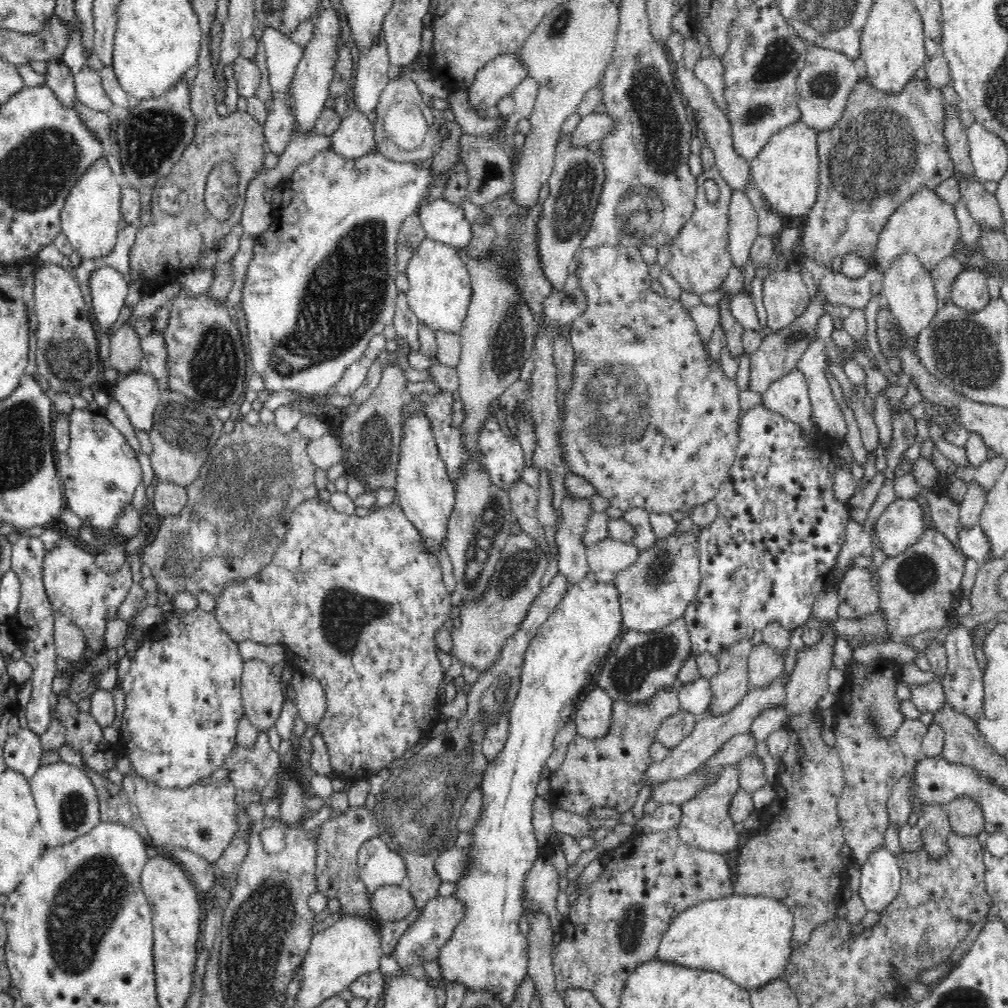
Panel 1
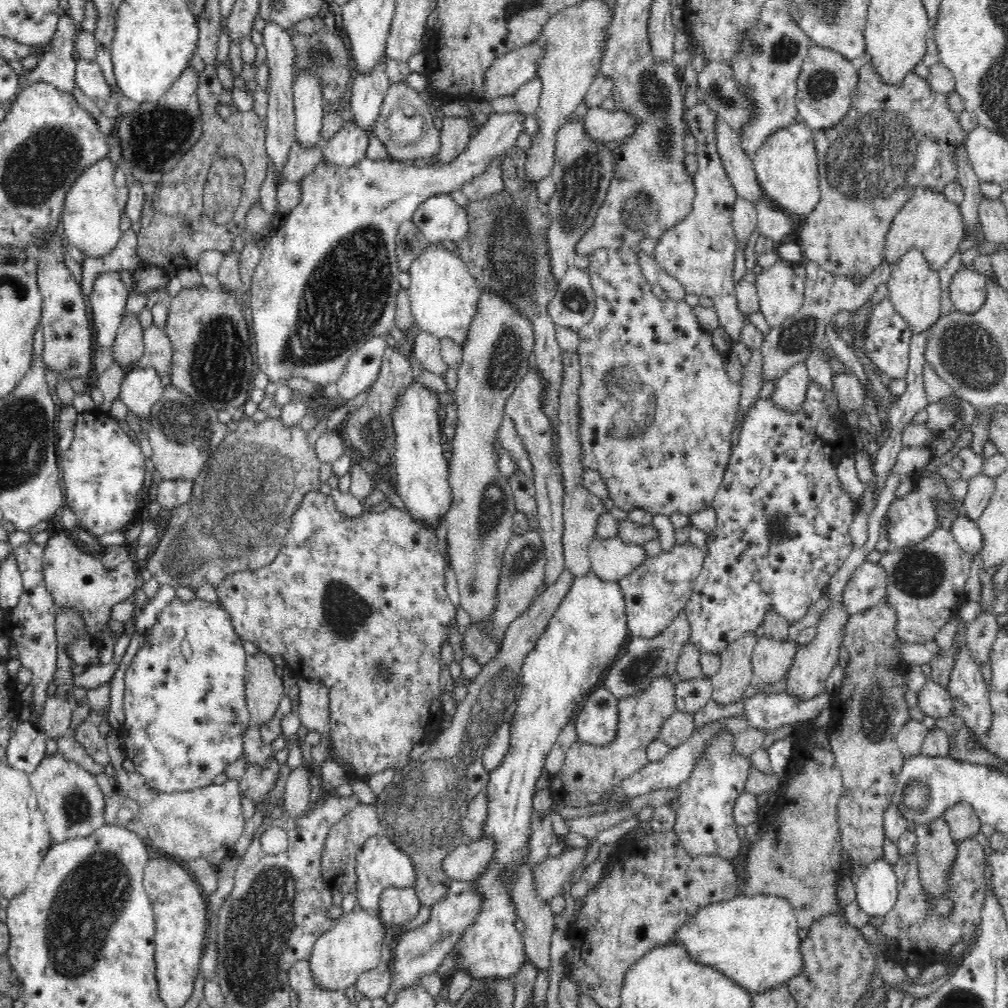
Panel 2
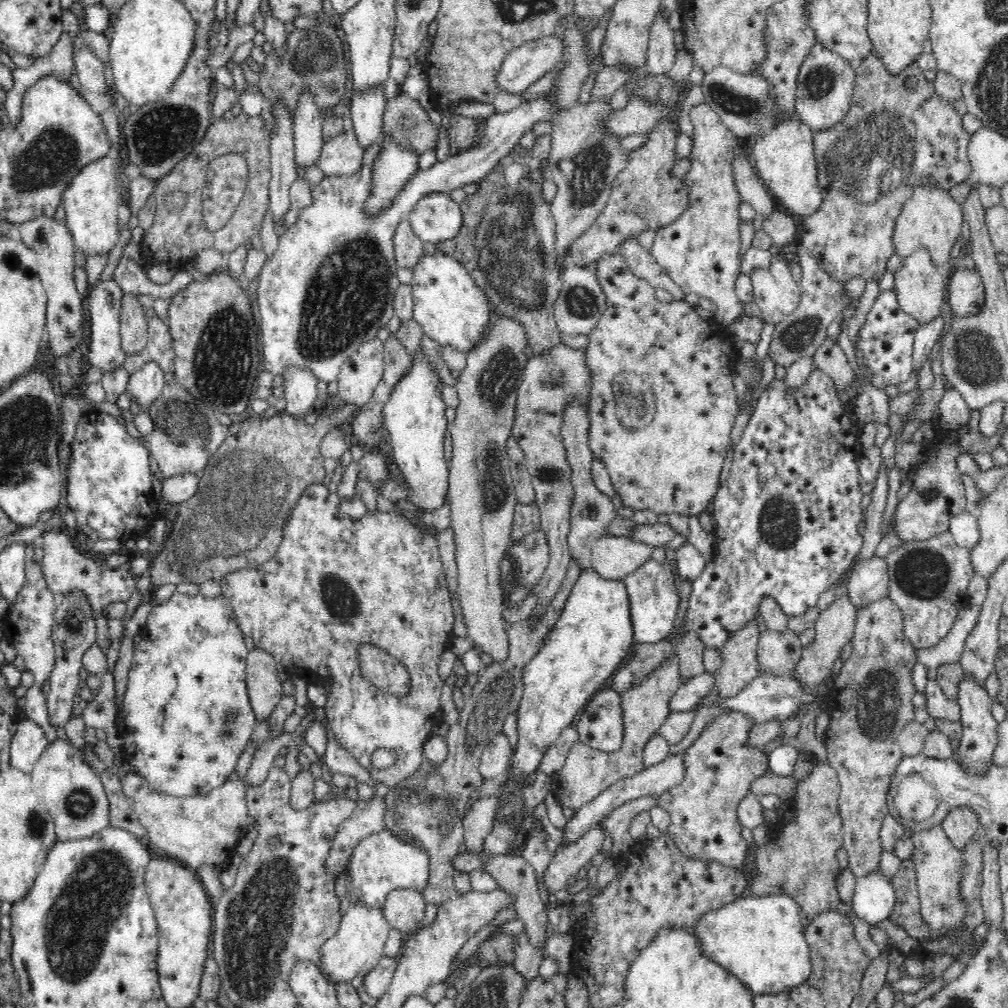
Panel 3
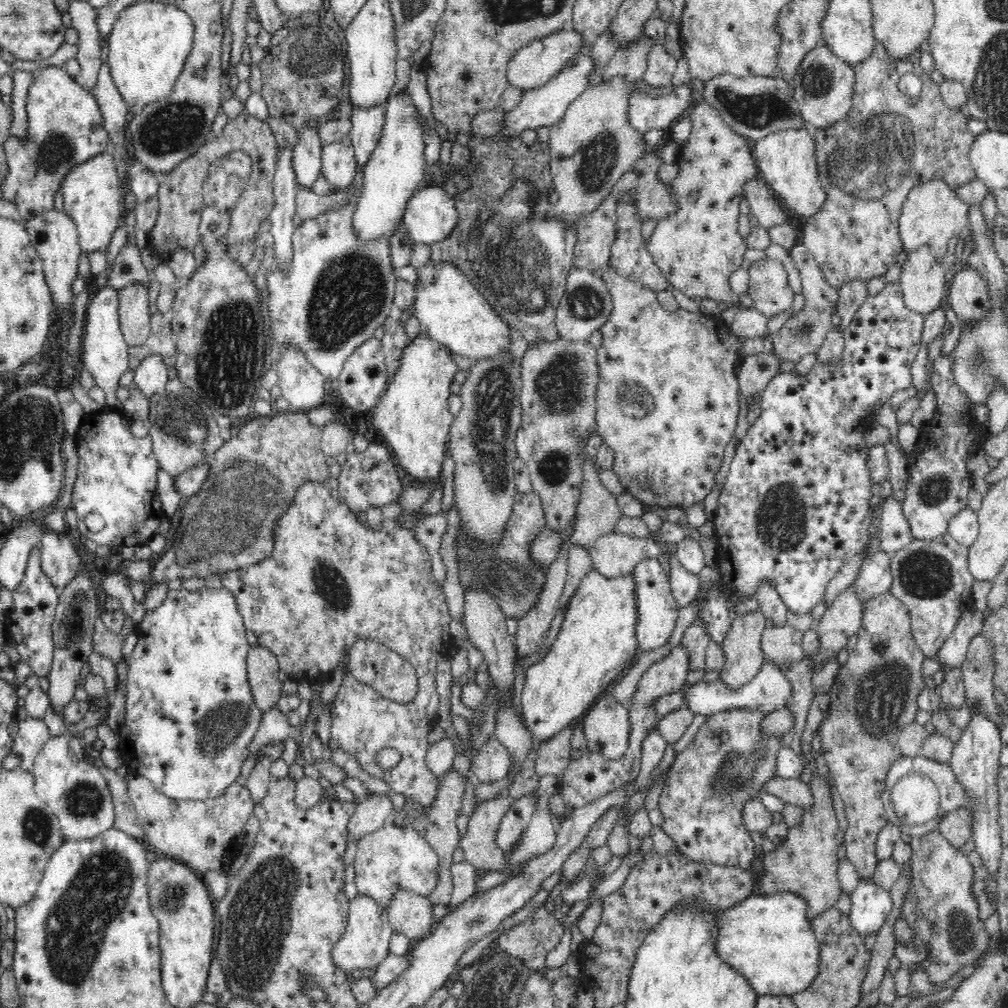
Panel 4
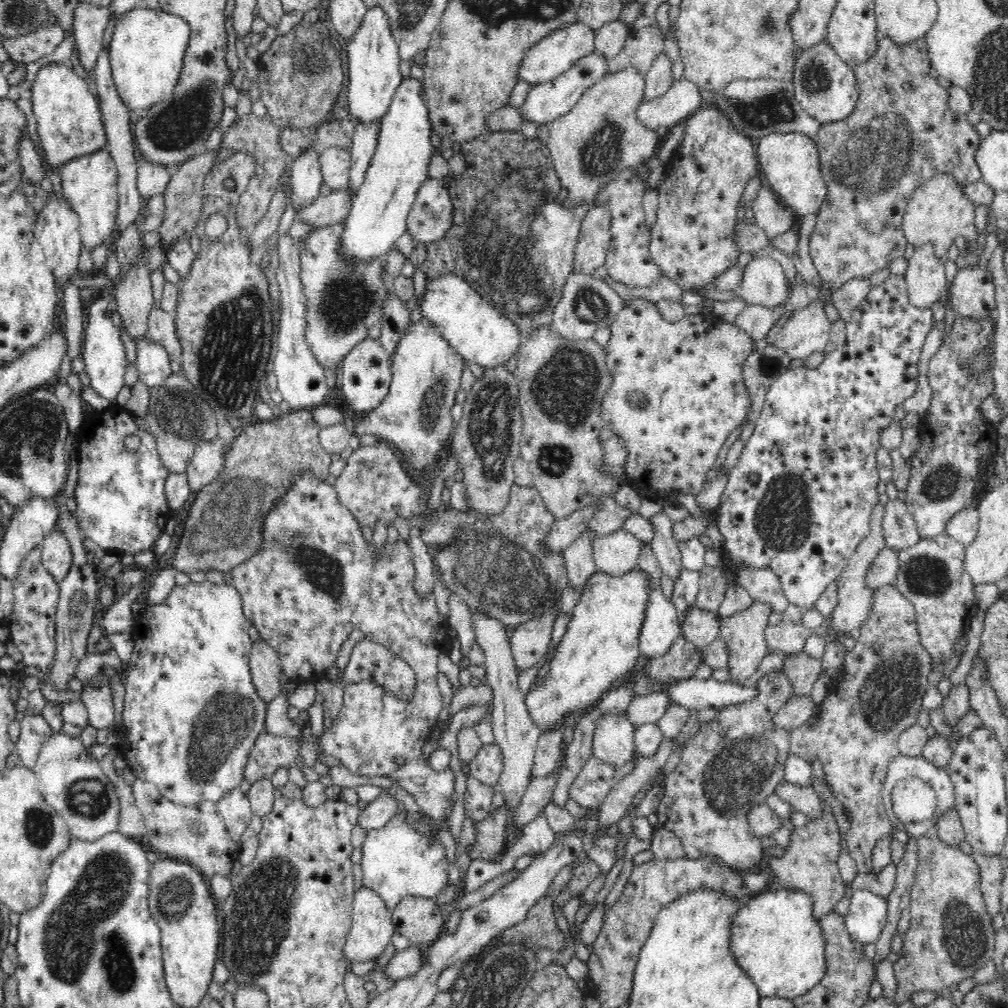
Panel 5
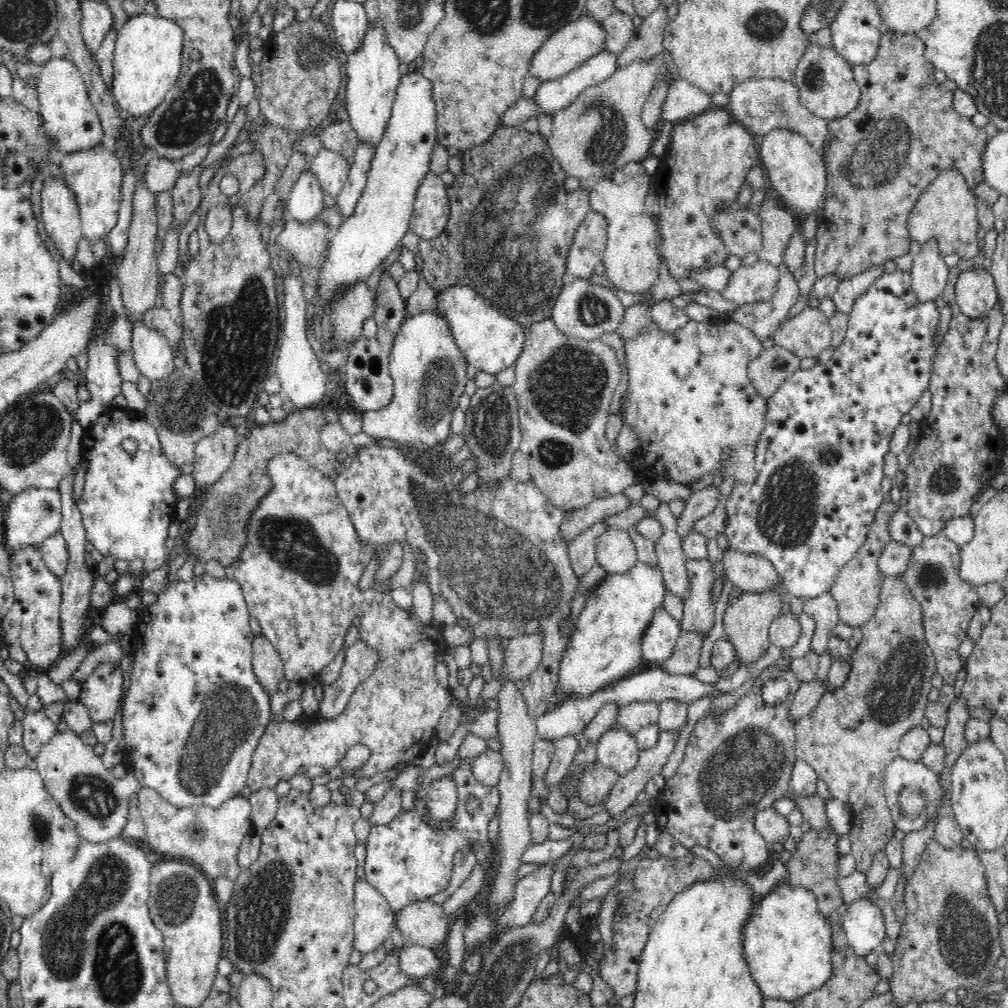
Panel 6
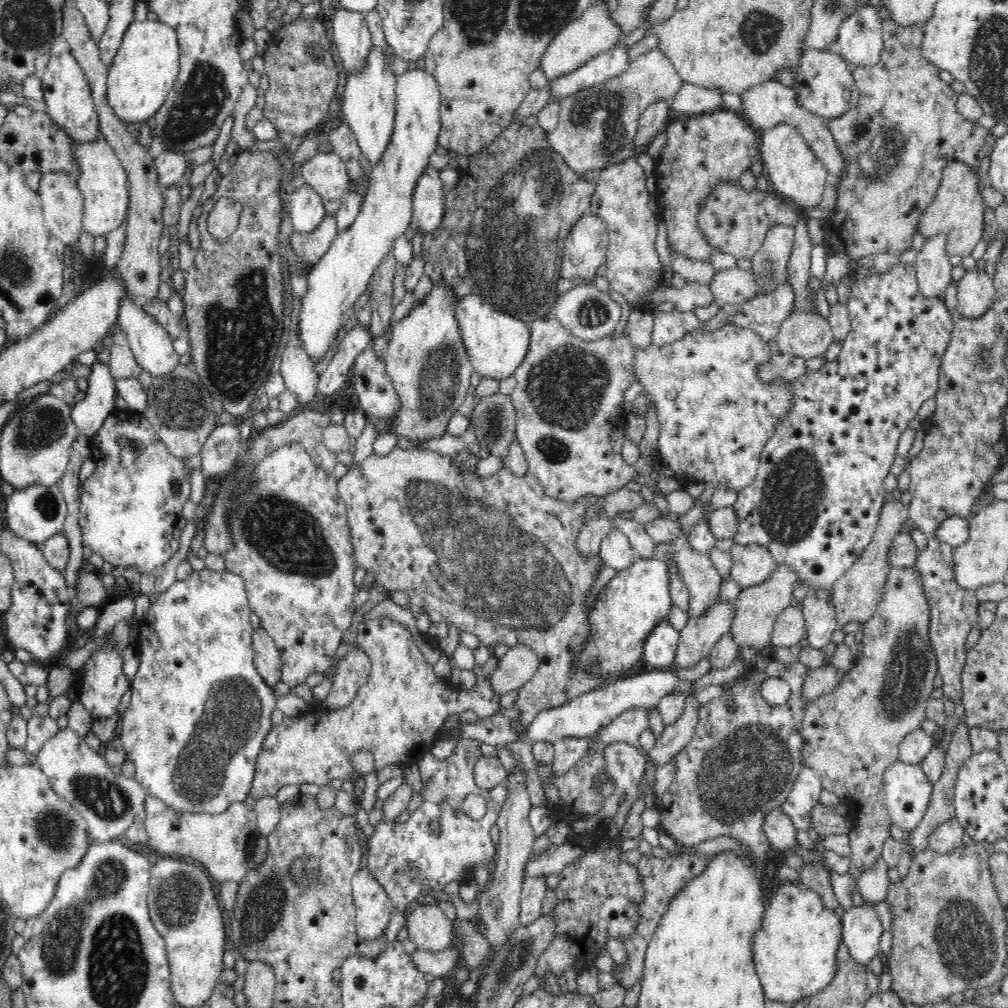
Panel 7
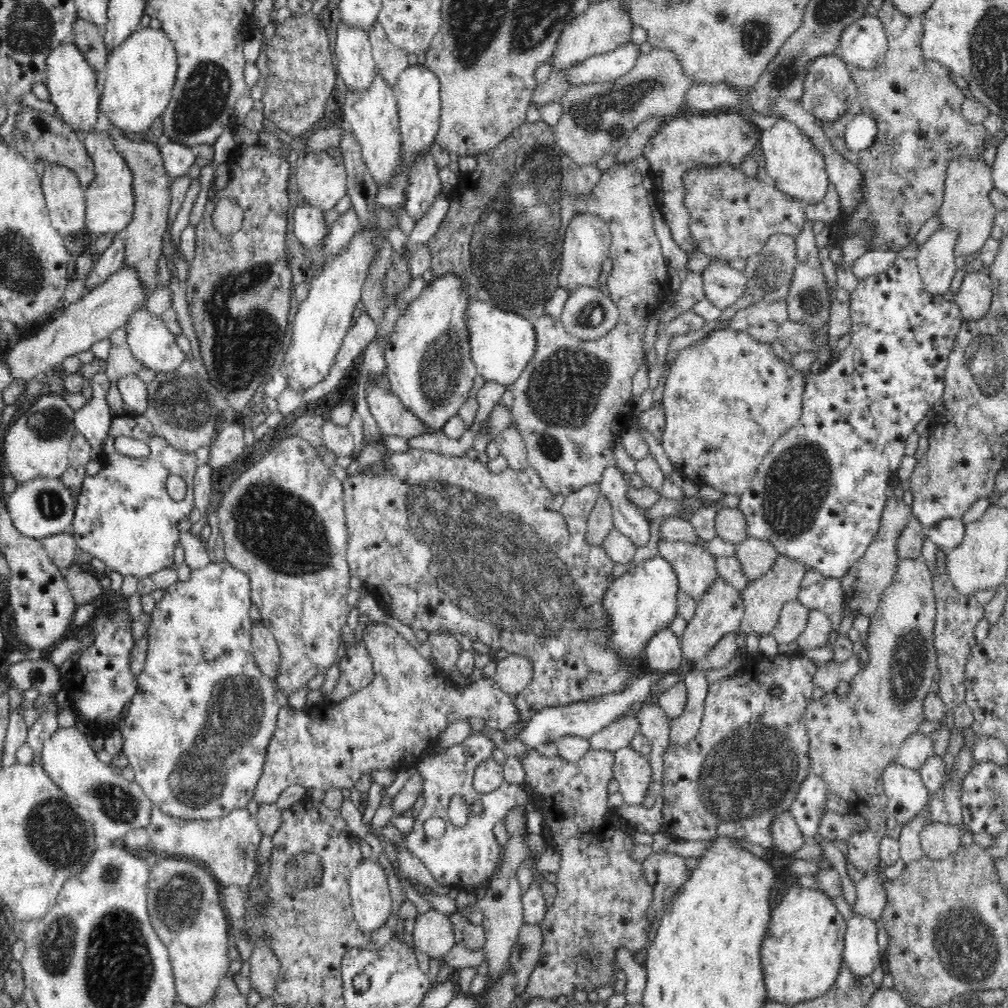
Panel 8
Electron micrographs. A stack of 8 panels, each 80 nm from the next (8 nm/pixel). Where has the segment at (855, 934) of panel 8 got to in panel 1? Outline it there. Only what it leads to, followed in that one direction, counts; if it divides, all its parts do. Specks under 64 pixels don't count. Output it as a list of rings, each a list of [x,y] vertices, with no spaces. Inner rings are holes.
[[[878,846],[860,868],[860,898],[866,909],[879,913],[890,905],[900,893],[901,872],[896,854]]]

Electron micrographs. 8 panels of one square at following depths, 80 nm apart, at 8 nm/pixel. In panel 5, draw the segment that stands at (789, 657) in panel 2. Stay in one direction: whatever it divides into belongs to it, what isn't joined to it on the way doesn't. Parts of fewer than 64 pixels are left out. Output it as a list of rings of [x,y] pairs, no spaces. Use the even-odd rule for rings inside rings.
[[[785,619],[777,626],[768,625],[764,630],[764,640],[774,654],[792,656],[802,652],[806,638],[812,632]]]

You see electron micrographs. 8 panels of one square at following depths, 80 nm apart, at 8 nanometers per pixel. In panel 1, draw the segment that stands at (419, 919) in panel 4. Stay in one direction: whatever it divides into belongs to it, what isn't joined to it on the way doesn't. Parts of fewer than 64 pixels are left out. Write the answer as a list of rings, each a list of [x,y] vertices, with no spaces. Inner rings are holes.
[[[403,886],[378,888],[371,899],[372,915],[382,921],[405,920],[415,910],[415,901]]]

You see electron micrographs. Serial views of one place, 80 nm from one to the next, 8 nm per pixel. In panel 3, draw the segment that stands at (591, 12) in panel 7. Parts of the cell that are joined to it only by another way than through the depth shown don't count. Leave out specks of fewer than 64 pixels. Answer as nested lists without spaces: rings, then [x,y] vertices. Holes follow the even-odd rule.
[[[550,35],[524,42],[505,57],[493,82],[497,90],[522,93],[553,68],[560,54],[561,44]]]

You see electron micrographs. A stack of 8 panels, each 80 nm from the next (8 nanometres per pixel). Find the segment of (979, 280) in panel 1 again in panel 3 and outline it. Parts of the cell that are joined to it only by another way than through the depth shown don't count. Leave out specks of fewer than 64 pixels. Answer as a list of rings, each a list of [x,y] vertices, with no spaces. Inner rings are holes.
[[[959,268],[949,280],[949,303],[954,315],[972,316],[985,304],[983,277],[974,269]]]

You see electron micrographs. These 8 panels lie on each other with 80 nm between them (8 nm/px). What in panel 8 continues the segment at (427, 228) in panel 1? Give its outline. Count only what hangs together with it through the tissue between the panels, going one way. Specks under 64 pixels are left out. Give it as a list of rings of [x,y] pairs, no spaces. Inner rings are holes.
[[[430,151],[420,155],[411,168],[411,179],[407,184],[407,213],[414,222],[426,214],[432,206],[435,196],[442,190],[436,161]]]

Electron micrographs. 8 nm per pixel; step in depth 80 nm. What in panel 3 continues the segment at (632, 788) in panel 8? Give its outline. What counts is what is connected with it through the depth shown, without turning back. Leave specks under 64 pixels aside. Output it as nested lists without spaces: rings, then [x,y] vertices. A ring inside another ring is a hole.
[[[602,689],[582,709],[578,722],[579,742],[602,752],[613,752],[621,744],[624,732],[621,720],[621,695],[612,689]]]

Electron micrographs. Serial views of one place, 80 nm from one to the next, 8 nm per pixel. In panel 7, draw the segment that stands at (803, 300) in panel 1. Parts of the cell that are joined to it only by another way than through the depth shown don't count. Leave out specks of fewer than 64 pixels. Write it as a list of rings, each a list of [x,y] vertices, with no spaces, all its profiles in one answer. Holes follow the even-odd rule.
[[[731,267],[718,270],[708,285],[718,307],[723,307],[725,304],[741,305],[762,295],[751,269]]]

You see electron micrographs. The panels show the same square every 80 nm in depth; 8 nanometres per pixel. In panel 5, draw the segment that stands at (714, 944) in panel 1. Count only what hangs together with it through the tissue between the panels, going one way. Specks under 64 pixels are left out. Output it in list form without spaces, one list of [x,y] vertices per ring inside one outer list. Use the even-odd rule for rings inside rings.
[[[792,889],[762,892],[730,918],[730,956],[757,986],[761,997],[792,999],[806,994],[826,974],[826,940],[813,916],[813,900]]]

